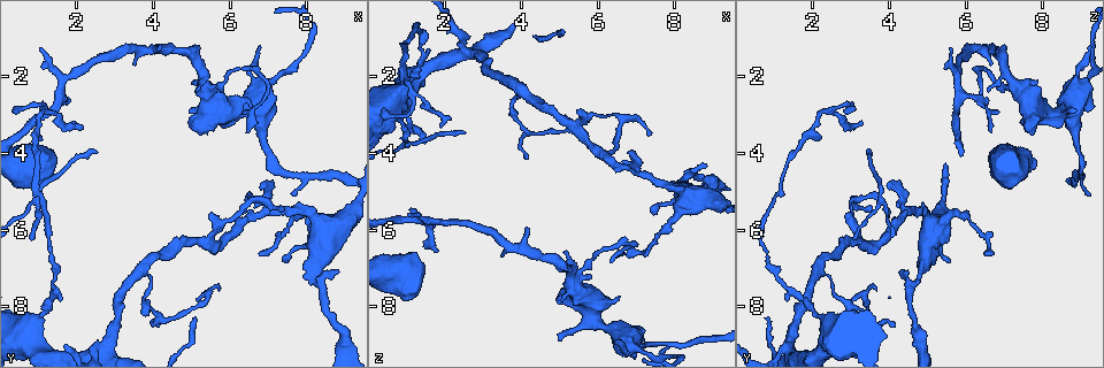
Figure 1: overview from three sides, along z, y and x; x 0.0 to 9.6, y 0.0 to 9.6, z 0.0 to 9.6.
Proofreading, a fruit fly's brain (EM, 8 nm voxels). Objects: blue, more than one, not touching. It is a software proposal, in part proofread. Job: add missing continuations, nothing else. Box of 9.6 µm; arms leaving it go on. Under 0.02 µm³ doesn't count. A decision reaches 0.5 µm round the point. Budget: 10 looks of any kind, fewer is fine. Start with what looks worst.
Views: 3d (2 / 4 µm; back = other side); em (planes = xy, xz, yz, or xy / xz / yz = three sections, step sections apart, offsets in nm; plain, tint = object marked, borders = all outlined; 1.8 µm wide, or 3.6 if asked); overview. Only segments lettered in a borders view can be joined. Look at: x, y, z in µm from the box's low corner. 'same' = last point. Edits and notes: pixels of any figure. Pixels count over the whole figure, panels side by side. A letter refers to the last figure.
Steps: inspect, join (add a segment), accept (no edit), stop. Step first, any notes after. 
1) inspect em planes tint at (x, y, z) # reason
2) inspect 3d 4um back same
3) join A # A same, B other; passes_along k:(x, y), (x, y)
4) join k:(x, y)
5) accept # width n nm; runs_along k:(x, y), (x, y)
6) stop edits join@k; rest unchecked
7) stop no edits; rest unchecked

inspect em 3.6um planes borders at (5.80, 7.50, 3.70) # an open end

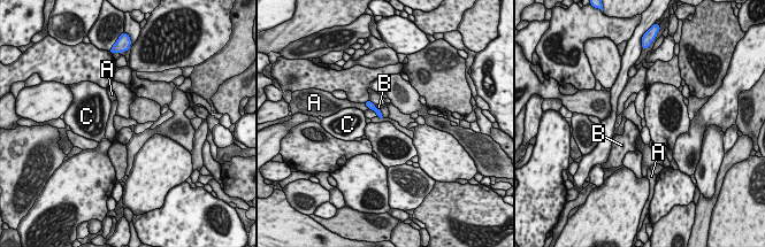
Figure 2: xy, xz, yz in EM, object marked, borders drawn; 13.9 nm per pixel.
accept # longest_contact A 120 nm; A other, B other, C other; border 2:(374, 106), (380, 109); no lettered segment goes on from it

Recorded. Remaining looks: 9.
inspect 3d 4um at (6.80, 4.75, 4.00) # tapers out

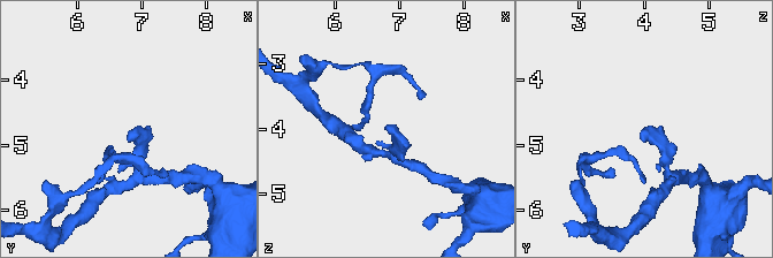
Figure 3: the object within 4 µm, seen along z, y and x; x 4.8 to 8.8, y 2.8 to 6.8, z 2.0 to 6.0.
inspect em xz step 4 borders at (6.80, 4.80, 4.00) # now the EM

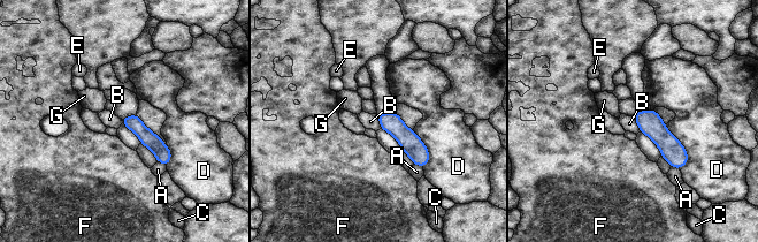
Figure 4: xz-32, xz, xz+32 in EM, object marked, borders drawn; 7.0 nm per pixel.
inspect em planes borders same # another direction

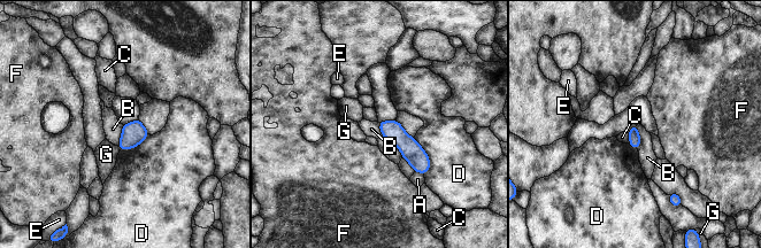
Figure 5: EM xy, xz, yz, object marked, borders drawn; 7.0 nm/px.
accept # A other, B other, C other, D other, E other, F other, G other; border 5:(637, 124), (639, 133), (638, 149); none of them fits

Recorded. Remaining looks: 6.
inspect em yz step 16 borders at (5.15, 2.35, 6.55) # an open end

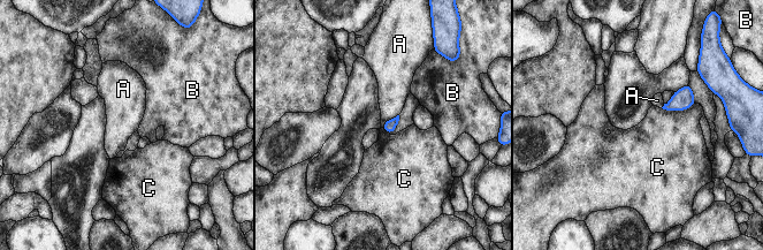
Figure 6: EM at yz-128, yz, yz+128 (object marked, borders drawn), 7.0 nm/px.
inspect em planes borders same # cut it another way

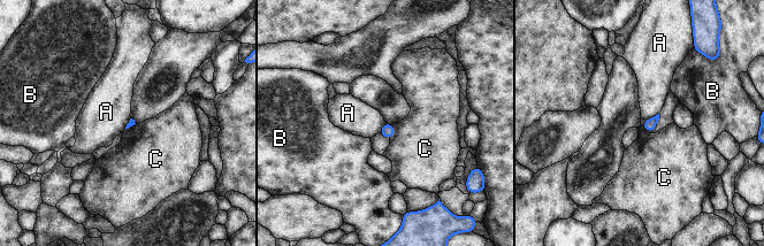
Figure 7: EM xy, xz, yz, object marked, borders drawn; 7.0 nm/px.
accept # A other, B other, C other; border 7:(658, 113), (648, 117), (642, 125); no lettered segment goes on from it

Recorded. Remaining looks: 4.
inspect 3d 4um at (7.80, 5.60, 6.00) # sudden change in width

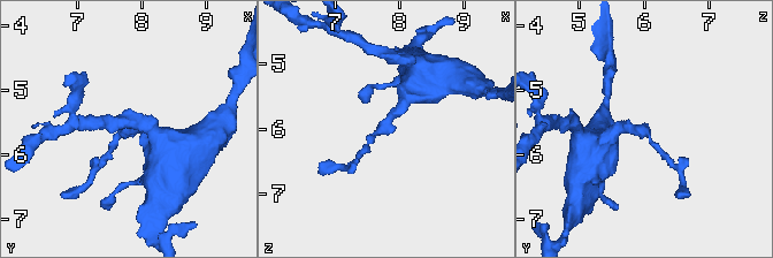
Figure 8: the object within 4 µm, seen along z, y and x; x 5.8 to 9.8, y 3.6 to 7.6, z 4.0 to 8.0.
inspect em planes borders at (7.75, 5.60, 6.00)

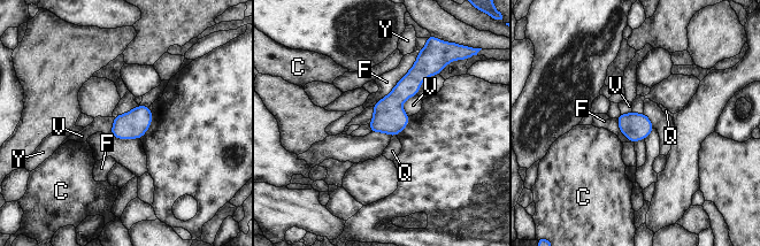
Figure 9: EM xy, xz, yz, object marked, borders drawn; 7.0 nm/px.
accept # longest_contact F 500 nm; C other, F other, Q other, V other, Y other; border 9:(416, 94), (401, 105), (408, 116); none of them fits

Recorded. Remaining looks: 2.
stop no edits; rest unchecked

